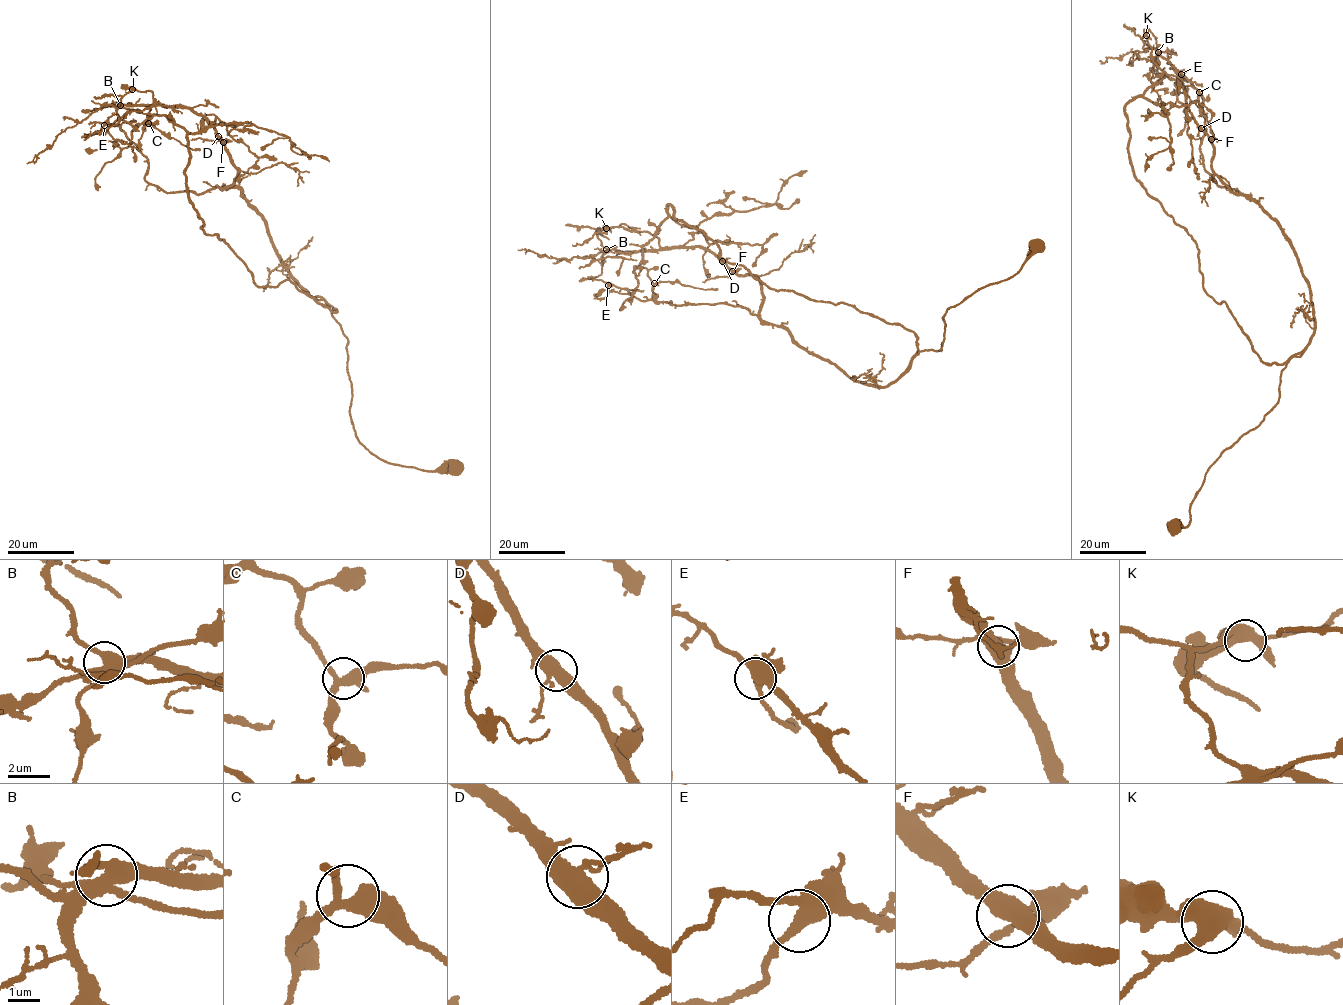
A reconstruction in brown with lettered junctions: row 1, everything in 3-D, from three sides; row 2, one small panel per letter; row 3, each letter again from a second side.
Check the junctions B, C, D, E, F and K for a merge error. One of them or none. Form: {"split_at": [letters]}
{"split_at": ["K"]}

